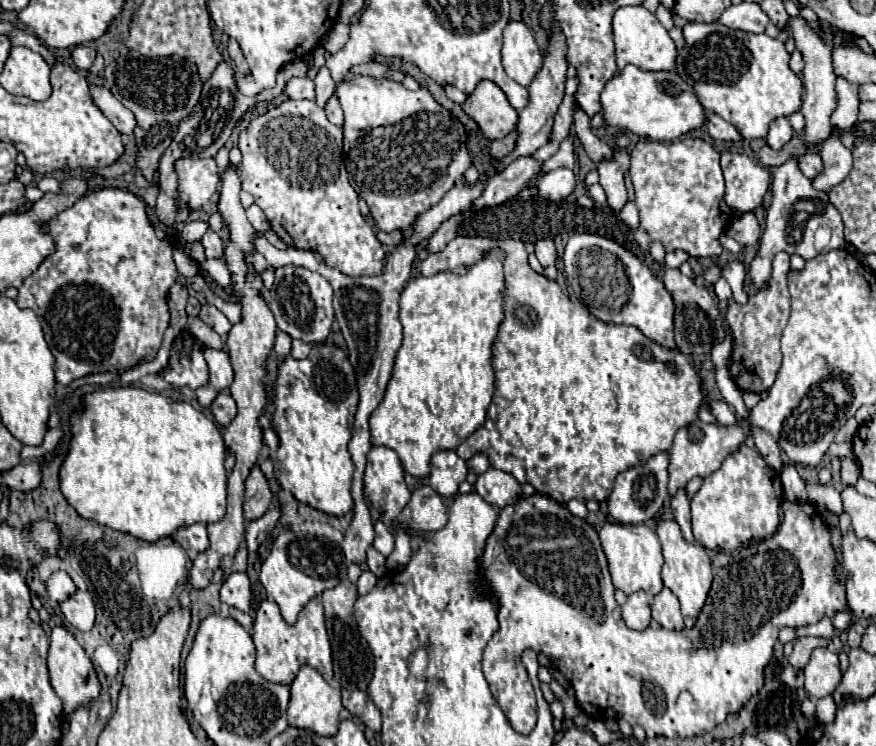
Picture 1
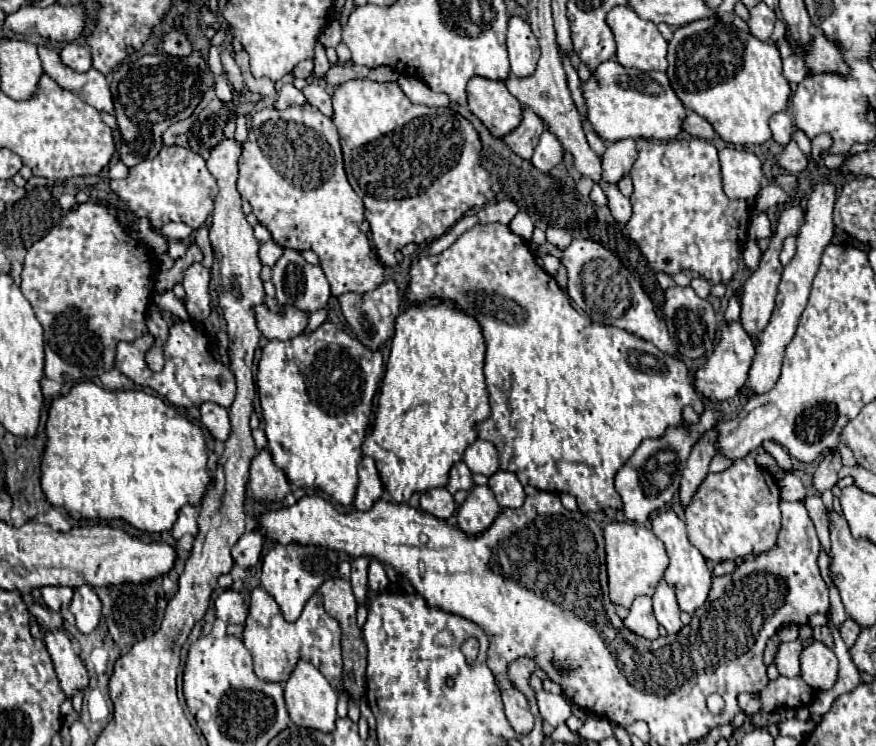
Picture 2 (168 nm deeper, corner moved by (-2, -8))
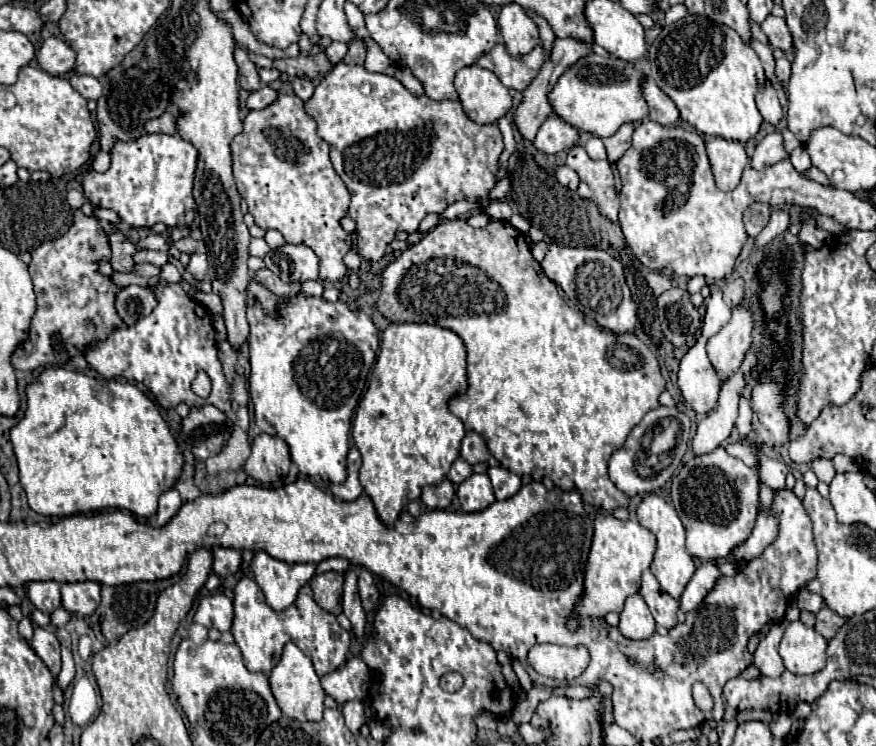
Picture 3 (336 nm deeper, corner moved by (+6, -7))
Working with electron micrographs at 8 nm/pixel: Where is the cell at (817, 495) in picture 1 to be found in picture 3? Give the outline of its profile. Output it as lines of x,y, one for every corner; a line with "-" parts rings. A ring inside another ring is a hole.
826,458
814,460
814,462
812,462
812,470
814,470
814,474
818,476
818,480
820,480
820,482
826,482
826,484
830,484
832,478
834,478
834,474
836,474
834,468
832,468
832,462
826,460

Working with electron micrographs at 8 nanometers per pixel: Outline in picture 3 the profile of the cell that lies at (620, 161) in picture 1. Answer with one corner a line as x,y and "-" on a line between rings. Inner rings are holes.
624,124
614,136
604,138
604,146
608,150
608,162
618,162
624,152
630,148
630,138
632,138
632,124

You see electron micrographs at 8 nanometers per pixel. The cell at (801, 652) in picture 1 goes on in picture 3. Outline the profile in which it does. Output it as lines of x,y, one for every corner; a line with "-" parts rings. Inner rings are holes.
774,624
770,632
766,634
764,640
760,640
756,652
754,652
754,666
764,674
764,676
780,676
786,668
782,664
782,658
778,654
778,644
782,640
784,624

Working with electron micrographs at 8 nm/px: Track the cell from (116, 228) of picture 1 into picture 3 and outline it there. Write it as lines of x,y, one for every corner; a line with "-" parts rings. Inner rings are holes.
74,210
74,224
70,230
58,238
40,244
36,250
32,250
32,262
28,266
28,272
34,280
34,292
36,292
36,314
30,322
30,340
24,344
24,350
18,348
14,354
14,368
16,370
28,370
34,372
38,368
46,366
64,366
68,362
68,356
84,356
92,344
106,340
116,328
122,326
122,318
116,312
116,294
122,286
114,284
114,280
100,272
100,262
110,262
110,242
106,232
102,230
100,222
96,218
88,218
82,214
82,210

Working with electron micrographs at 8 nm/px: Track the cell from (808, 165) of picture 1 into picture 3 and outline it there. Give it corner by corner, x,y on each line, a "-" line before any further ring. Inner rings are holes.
772,132
768,134
758,146
756,146
756,152
752,156
752,168
756,170
762,170
766,166
772,166
780,160
788,158
788,152
784,148
784,140
782,140
782,134
780,132

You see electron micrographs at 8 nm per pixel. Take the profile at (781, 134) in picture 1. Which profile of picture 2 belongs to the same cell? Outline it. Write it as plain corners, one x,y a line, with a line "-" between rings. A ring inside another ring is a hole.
782,111
782,113
774,113
774,117
770,117
770,129
772,129
772,137
776,143
786,145
792,139
794,127
792,127
792,117

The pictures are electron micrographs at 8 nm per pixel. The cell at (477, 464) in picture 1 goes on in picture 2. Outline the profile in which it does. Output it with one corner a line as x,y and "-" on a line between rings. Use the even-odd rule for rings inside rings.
476,439
464,453
464,463
470,467
472,473
482,473
490,477
500,469
500,457
496,447
490,441

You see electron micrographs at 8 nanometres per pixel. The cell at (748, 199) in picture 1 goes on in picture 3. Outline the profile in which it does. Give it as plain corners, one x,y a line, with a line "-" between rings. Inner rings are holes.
710,138
706,142
706,150
716,186
724,192
734,190
740,184
744,166
748,164
744,146
740,142
730,142
724,138

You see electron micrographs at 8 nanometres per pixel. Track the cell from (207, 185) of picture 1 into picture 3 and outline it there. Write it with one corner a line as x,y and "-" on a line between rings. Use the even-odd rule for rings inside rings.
146,134
134,142
118,142
112,152
110,170
104,174
90,170
82,180
82,188
94,206
118,212
122,222
130,226
152,228
156,222
166,222
184,228
196,216
192,196
196,164
196,148
180,134

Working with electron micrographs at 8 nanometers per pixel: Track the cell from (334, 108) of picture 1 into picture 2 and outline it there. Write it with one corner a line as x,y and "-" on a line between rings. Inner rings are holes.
312,81
308,83
304,89
302,89
306,101
314,107
318,107
326,117
332,117
332,97
328,95
328,91
324,89
322,83
318,81

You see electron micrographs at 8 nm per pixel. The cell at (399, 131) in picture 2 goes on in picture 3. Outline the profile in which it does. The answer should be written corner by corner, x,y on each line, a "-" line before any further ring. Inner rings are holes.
338,64
330,76
324,76
316,90
314,90
314,96
304,104
306,106
306,112
310,116
314,116
314,120
318,122
318,136
324,138
328,144
330,144
330,158
332,158
332,164
334,164
334,170
336,174
344,180
348,192
350,192
350,218
356,222
356,234
358,234
358,254
370,262
378,262
382,256
384,256
384,250
386,246
396,238
396,232
404,230
408,234
414,234
418,230
418,224
422,222
424,216
428,214
438,214
442,216
442,212
446,210
446,206
454,204
454,202
460,202
460,200
468,200
468,202
480,202
480,200
486,200
488,198
488,192
494,188
496,184
496,170
498,170
498,158
504,150
504,144
502,144
502,134
498,130
498,124
488,124
488,126
480,126
476,122
472,122
464,110
462,110
462,104
458,100
444,100
444,102
436,102
436,100
430,100
428,96
412,96
396,78
392,76
386,76
386,74
374,74
374,72
368,72
364,66
348,66
348,64

